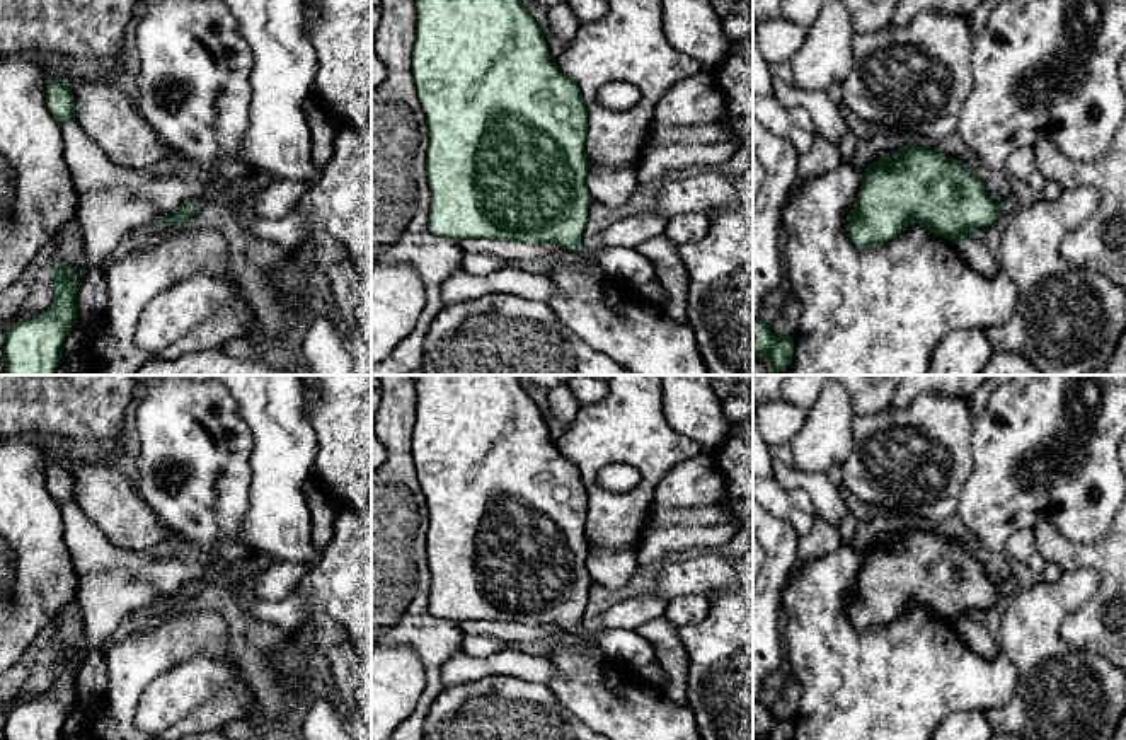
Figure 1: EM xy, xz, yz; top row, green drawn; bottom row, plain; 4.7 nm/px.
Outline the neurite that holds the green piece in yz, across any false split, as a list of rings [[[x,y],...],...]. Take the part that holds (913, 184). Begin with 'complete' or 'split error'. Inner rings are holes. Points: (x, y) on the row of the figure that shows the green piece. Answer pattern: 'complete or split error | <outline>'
split error | [[[903,145],[864,171],[845,225],[860,249],[889,242],[910,222],[957,244],[974,228],[990,227],[1003,210],[1019,208],[1012,191],[995,205],[978,174],[927,147]]]

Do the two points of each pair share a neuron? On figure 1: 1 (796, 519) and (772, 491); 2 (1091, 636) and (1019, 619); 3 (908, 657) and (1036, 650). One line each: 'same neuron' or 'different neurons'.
1: same neuron
2: different neurons
3: different neurons

